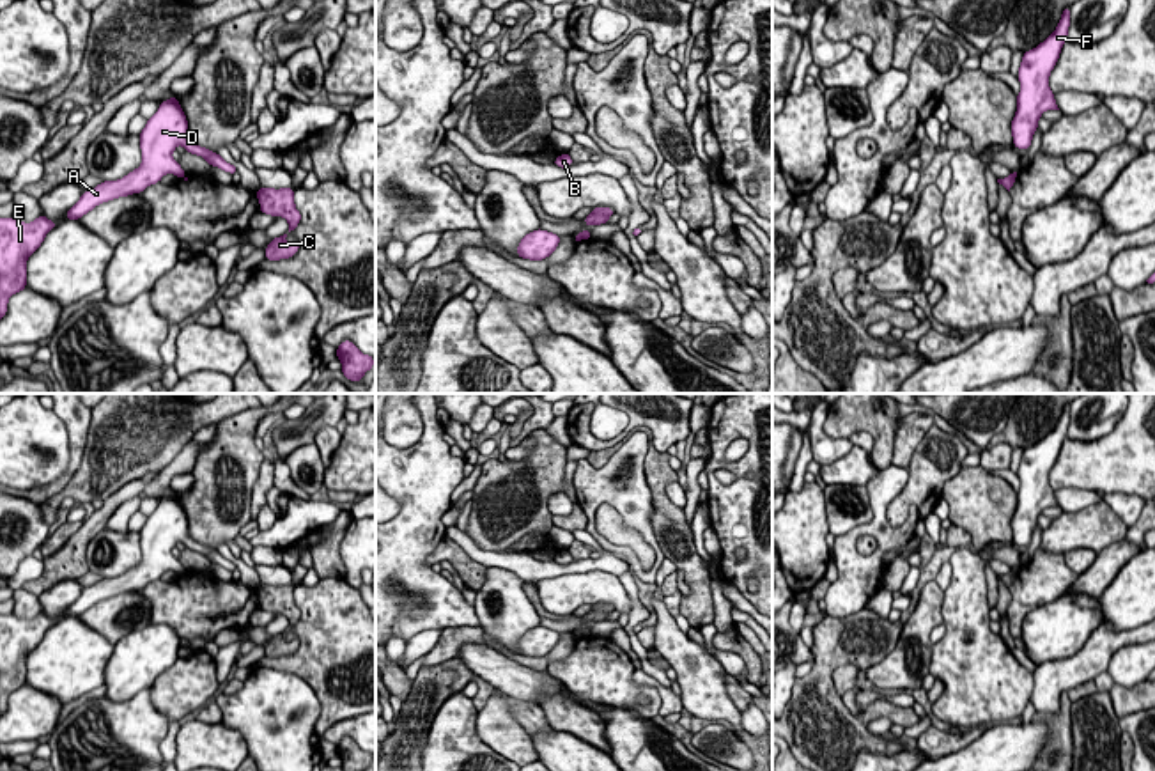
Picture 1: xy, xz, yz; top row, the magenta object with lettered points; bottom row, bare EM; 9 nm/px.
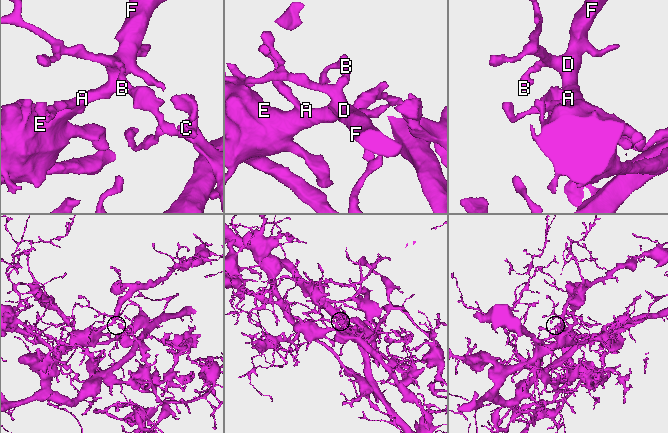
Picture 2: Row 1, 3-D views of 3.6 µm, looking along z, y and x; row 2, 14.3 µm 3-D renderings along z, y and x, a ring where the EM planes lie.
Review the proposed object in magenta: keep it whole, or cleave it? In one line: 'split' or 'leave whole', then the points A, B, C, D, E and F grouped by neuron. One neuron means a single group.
split; A B D E F / C

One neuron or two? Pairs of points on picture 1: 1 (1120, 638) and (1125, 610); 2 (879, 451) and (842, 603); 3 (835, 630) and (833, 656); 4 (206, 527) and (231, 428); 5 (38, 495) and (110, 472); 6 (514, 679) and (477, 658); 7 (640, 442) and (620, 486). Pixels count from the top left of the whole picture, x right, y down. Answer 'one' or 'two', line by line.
1: two
2: two
3: one
4: one
5: two
6: one
7: one

